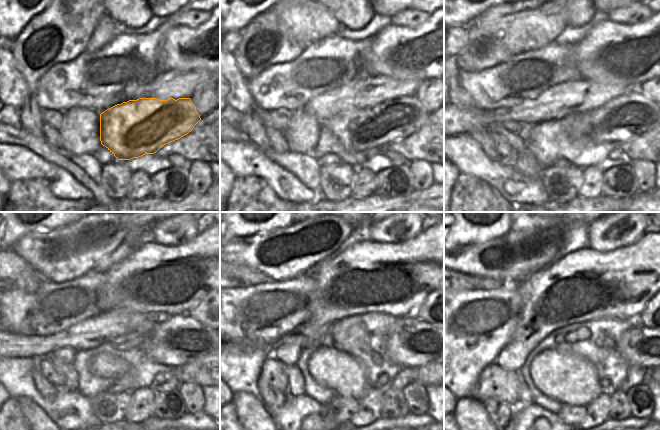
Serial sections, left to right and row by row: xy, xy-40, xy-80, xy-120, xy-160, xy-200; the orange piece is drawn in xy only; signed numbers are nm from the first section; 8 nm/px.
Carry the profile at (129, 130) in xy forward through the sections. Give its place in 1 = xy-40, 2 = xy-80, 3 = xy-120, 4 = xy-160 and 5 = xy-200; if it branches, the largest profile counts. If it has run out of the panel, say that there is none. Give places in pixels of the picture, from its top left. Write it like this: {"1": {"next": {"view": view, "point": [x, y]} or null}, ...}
{"1": {"next": {"view": "xy-40", "point": [362, 129]}}, "2": {"next": {"view": "xy-80", "point": [620, 119]}}, "3": {"next": {"view": "xy-120", "point": [177, 340]}}, "4": {"next": {"view": "xy-160", "point": [412, 343]}}, "5": {"next": {"view": "xy-200", "point": [647, 348]}}}

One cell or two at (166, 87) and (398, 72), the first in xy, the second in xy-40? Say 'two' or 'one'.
two

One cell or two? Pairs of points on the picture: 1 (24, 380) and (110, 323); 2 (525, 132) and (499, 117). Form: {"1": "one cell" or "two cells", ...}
{"1": "two cells", "2": "two cells"}

